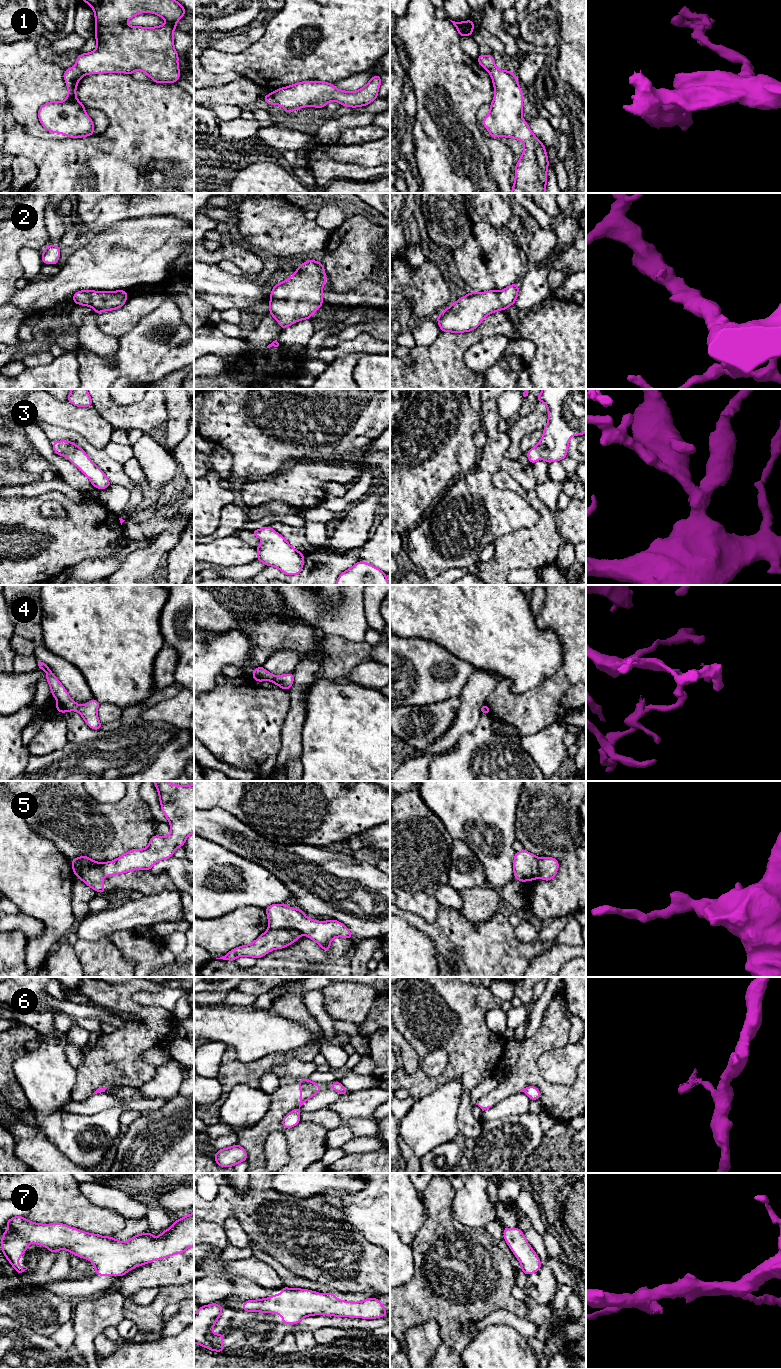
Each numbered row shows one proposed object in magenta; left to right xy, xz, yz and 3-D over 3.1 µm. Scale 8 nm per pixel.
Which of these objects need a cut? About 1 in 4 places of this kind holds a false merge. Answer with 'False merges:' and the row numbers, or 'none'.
False merges: 1, 4, 5, 6

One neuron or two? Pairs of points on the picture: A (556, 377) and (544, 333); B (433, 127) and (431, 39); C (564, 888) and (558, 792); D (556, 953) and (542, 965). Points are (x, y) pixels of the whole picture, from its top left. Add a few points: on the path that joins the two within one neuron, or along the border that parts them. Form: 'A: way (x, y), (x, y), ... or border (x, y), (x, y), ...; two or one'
A: way (556, 366), (555, 344); one
B: way (421, 105), (423, 92), (431, 84), (431, 61); one
C: way (568, 864), (568, 845), (559, 836), (559, 816); one
D: way (553, 956), (545, 964); one

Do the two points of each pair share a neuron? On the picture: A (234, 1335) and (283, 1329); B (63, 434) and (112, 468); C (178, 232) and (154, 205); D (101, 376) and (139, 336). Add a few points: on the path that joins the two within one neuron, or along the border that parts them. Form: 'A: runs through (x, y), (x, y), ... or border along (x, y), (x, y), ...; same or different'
A: runs through (246, 1343), (262, 1343), (271, 1339); same
B: runs through (75, 437), (100, 458); same
C: border along (140, 216), (175, 216), (183, 219); different
D: runs through (114, 374), (139, 349); same

